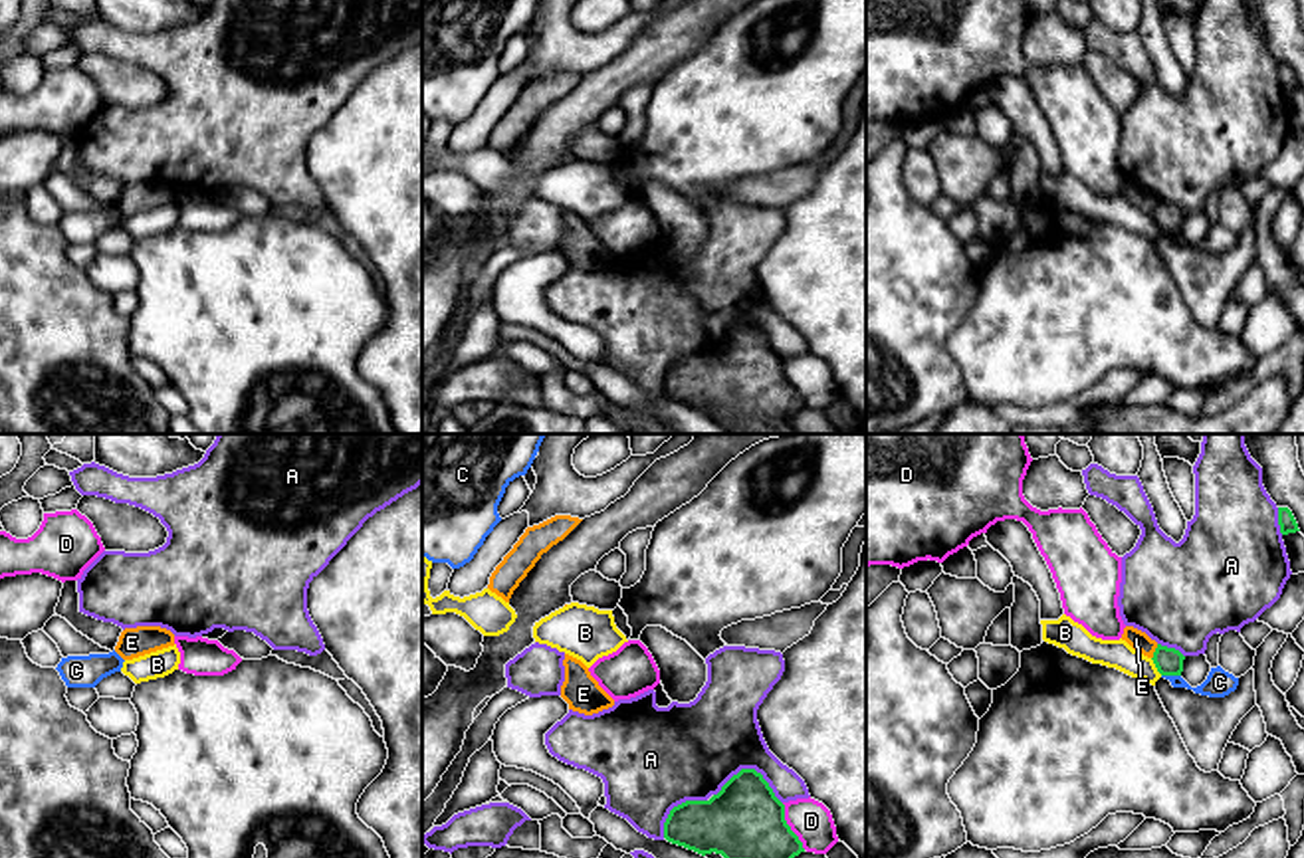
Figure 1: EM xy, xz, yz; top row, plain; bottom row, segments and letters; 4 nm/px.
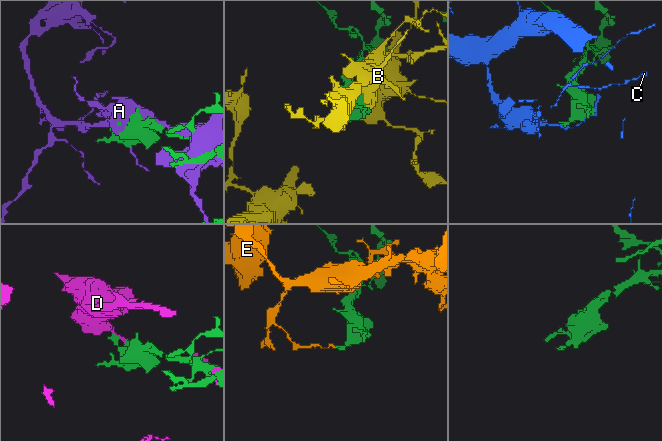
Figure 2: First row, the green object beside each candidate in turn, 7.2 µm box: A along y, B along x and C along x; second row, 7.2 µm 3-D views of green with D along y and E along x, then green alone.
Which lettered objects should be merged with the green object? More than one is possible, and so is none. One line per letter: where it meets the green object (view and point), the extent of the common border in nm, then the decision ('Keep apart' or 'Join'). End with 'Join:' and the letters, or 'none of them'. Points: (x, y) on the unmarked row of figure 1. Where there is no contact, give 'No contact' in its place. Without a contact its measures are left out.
A: Touches green at xz (752, 325). Shared border 280 nm. Keep apart
B: Touches green at yz (1156, 222). Shared border 90 nm. Keep apart
C: Touches green at yz (1172, 230). Shared border 80 nm. Keep apart
D: Touches green at xz (789, 383). Shared border 220 nm. Keep apart
E: Touches green at yz (1154, 209). Shared border 70 nm. Keep apart
Join: none of them

